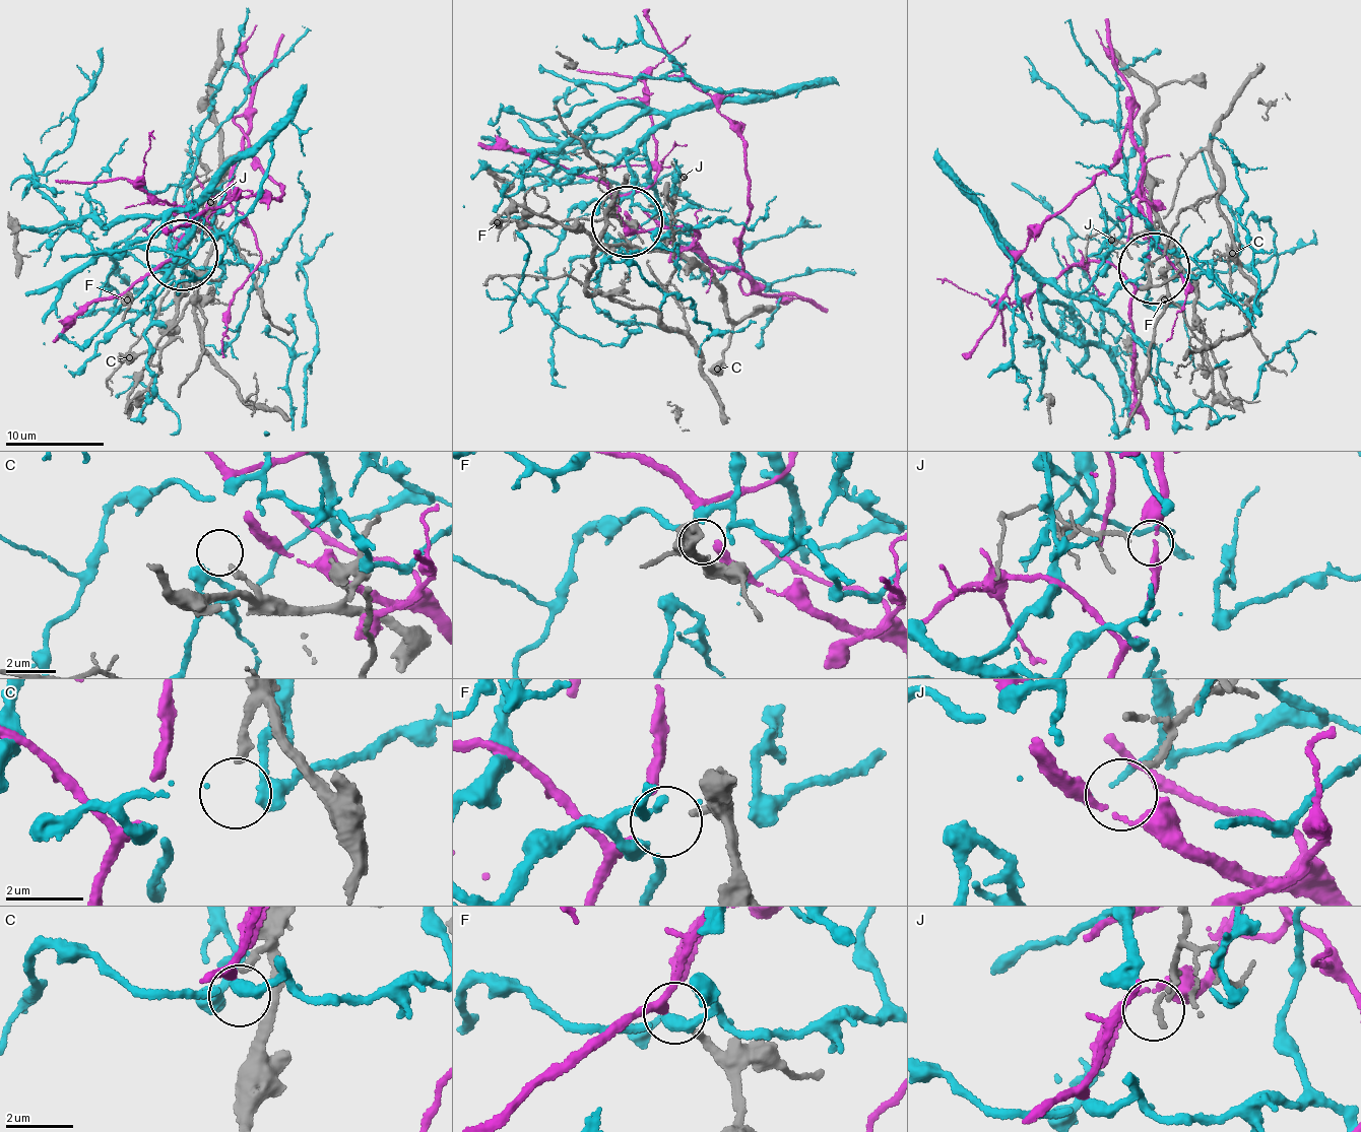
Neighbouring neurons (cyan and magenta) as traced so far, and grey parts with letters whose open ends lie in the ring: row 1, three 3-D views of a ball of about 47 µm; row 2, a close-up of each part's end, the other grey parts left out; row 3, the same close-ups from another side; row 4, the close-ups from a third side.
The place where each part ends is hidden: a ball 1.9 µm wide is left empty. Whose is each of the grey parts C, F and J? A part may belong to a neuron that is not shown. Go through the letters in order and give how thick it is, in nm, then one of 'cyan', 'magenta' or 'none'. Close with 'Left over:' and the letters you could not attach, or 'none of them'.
C: 240 nm thick; none
F: 240 nm thick; magenta
J: 160 nm thick; none
Left over: C, J

